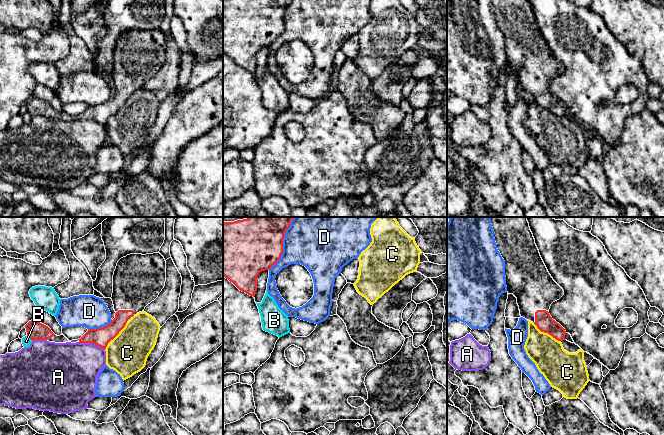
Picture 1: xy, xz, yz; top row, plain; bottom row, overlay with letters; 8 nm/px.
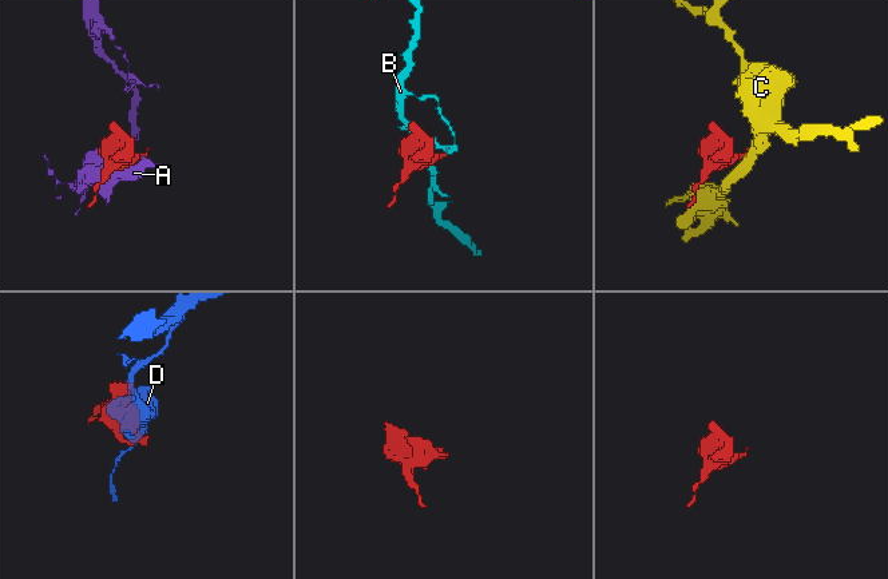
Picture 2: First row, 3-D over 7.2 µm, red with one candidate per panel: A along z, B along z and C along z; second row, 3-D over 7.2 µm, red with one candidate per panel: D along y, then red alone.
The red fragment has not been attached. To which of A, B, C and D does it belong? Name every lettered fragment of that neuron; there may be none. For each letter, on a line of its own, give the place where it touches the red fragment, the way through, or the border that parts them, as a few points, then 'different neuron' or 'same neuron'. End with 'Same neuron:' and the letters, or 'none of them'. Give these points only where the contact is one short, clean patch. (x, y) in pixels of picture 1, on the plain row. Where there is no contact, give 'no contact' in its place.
A: xy (91, 118) | different neuron
B: xy (30, 114) | different neuron
C: xy (115, 112) | along xy (127, 98), (105, 125) | different neuron
D: xz (282, 23) | different neuron
Same neuron: none of them

